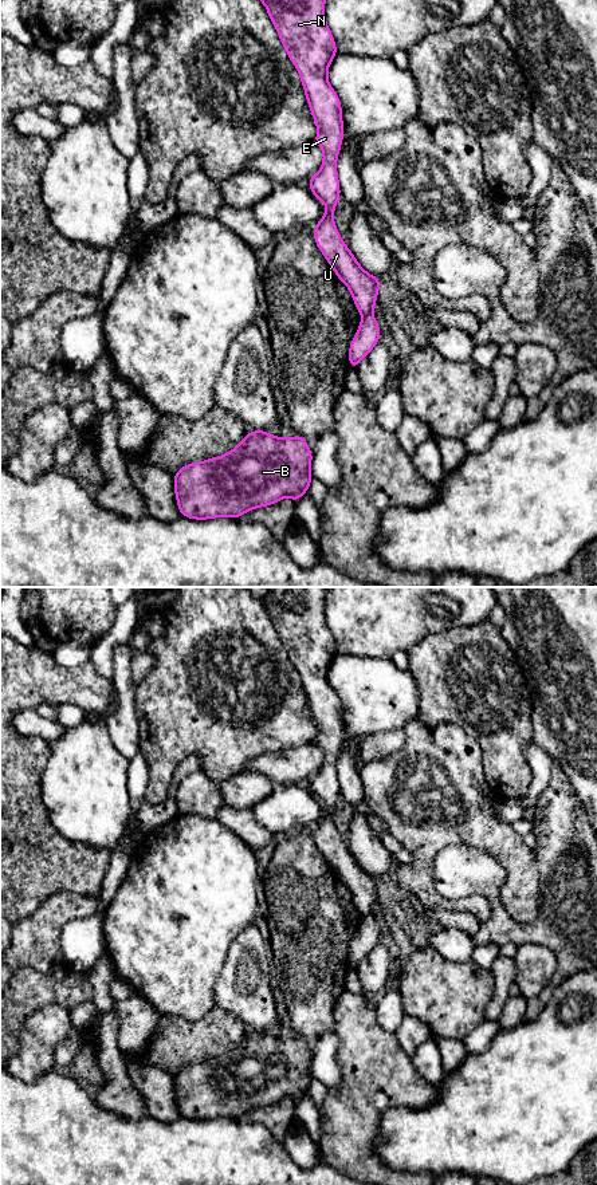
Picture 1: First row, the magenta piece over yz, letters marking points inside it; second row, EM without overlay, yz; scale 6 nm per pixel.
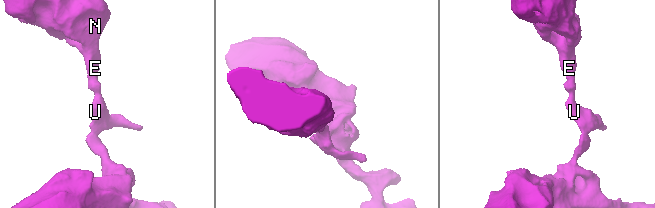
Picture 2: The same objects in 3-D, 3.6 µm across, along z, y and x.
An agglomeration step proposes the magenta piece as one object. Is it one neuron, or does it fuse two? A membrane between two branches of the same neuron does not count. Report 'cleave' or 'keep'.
cleave

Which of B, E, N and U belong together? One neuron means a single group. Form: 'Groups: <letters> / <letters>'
Groups: B / E N U

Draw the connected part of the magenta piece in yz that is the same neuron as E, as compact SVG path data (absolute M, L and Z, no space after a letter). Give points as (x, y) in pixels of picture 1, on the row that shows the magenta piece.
M260 0L275 25L284 46L288 59L296 67L306 94L309 107L318 133L314 142L323 151L323 162L317 174L309 178L310 192L329 209L314 227L314 240L318 249L329 261L338 279L349 288L357 310L361 315L373 312L377 292L382 280L368 273L356 260L351 251L345 245L334 224L334 210L341 198L339 180L337 174L337 160L343 141L342 107L337 92L327 80L329 66L338 54L334 38L325 19L326 0Z

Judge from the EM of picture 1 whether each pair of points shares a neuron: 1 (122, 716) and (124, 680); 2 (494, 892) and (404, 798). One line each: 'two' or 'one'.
1: one
2: two

